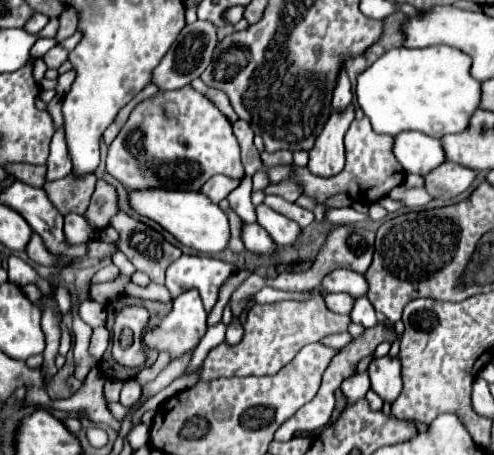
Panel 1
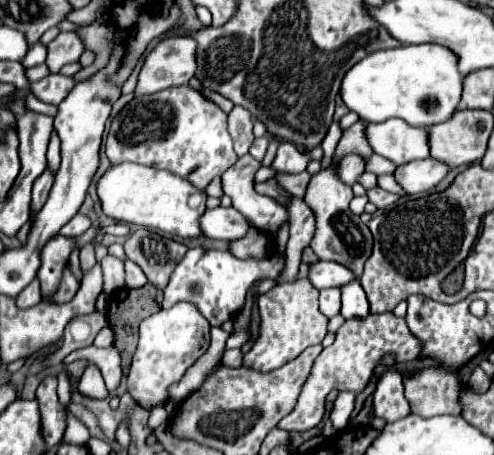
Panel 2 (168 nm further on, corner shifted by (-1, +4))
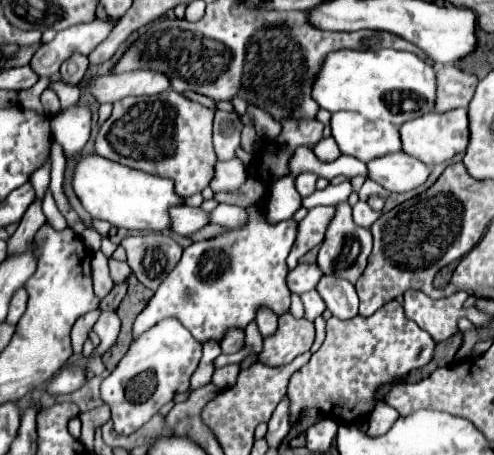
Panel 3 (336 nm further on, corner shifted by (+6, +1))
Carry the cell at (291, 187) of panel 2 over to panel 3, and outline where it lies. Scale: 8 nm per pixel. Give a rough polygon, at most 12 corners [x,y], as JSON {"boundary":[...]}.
{"boundary":[[306,171],[294,185],[302,197],[316,191],[318,175]]}

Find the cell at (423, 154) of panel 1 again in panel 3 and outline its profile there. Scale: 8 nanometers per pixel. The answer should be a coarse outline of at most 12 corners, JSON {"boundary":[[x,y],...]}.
{"boundary":[[338,111],[340,151],[364,163],[402,151],[398,129]]}

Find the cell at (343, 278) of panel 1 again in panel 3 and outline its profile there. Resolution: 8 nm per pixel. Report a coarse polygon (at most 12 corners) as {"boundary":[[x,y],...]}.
{"boundary":[[298,265],[286,277],[292,293],[314,289],[318,265]]}

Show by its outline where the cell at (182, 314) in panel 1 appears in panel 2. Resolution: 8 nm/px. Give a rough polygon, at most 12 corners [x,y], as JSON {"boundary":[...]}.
{"boundary":[[187,302],[139,326],[127,376],[135,404],[167,400],[169,384],[209,348]]}

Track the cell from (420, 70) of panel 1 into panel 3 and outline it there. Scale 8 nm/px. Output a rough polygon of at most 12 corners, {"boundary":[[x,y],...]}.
{"boundary":[[340,49],[320,109],[400,123],[434,111],[436,69],[408,51]]}

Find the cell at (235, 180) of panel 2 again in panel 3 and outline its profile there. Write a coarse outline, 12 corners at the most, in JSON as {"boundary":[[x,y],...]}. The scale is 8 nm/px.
{"boundary":[[240,159],[216,161],[212,191],[236,191],[246,181]]}

